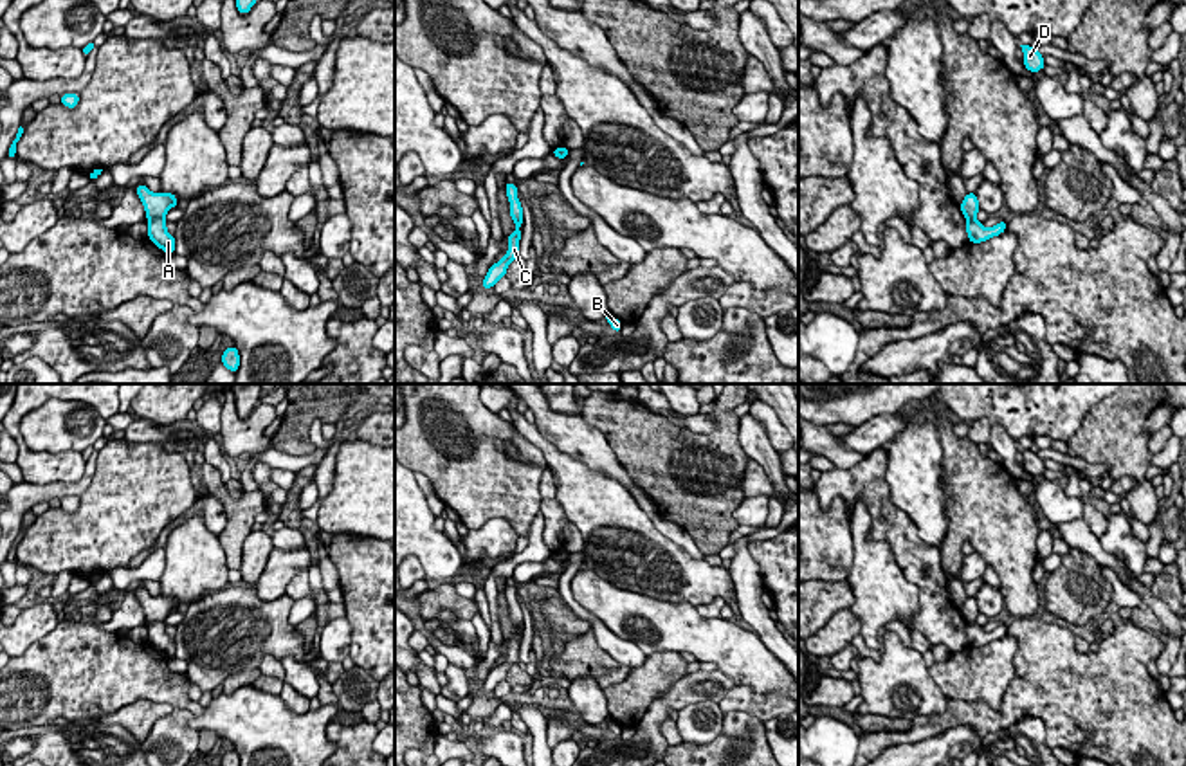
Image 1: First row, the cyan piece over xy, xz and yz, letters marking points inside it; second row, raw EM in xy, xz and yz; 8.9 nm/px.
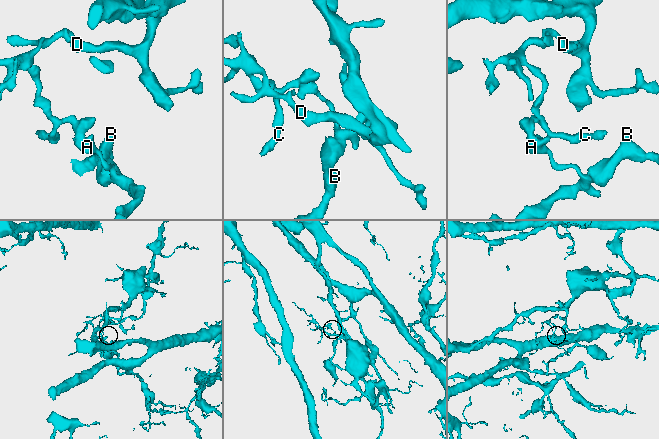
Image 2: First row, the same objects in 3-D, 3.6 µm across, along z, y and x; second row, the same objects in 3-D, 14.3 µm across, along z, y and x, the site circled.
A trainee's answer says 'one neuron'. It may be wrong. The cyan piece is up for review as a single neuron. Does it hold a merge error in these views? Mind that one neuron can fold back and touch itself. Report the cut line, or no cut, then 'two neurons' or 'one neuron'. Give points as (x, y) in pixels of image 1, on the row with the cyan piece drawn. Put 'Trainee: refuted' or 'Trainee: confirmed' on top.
Trainee: refuted
cut in xy along (148, 217), (163, 218); two neurons

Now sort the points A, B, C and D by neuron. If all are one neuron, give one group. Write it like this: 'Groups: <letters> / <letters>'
Groups: A B / C D

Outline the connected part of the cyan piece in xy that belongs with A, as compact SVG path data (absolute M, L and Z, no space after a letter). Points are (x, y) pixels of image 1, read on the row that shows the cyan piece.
M148 218L148 238L164 252L175 252L175 236L171 236L166 229L164 218Z

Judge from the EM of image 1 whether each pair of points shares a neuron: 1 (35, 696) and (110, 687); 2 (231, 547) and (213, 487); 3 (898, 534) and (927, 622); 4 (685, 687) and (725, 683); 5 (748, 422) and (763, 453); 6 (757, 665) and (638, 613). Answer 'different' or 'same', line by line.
1: same
2: same
3: same
4: same
5: same
6: same

